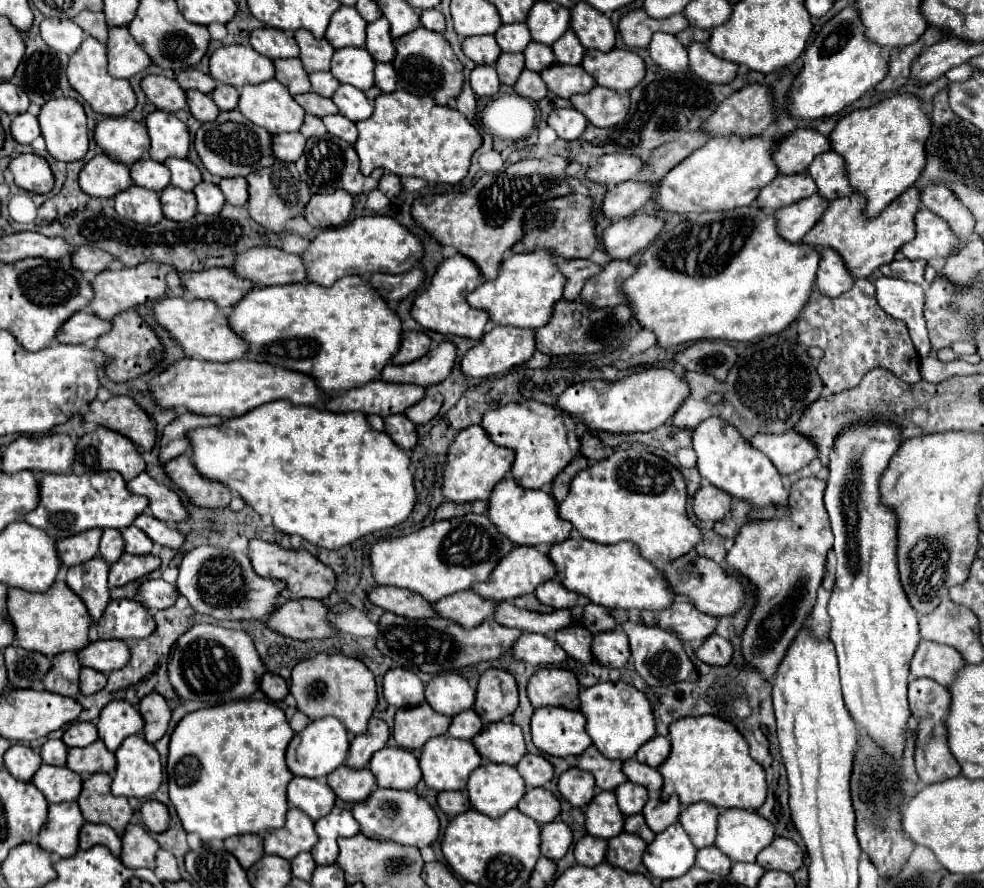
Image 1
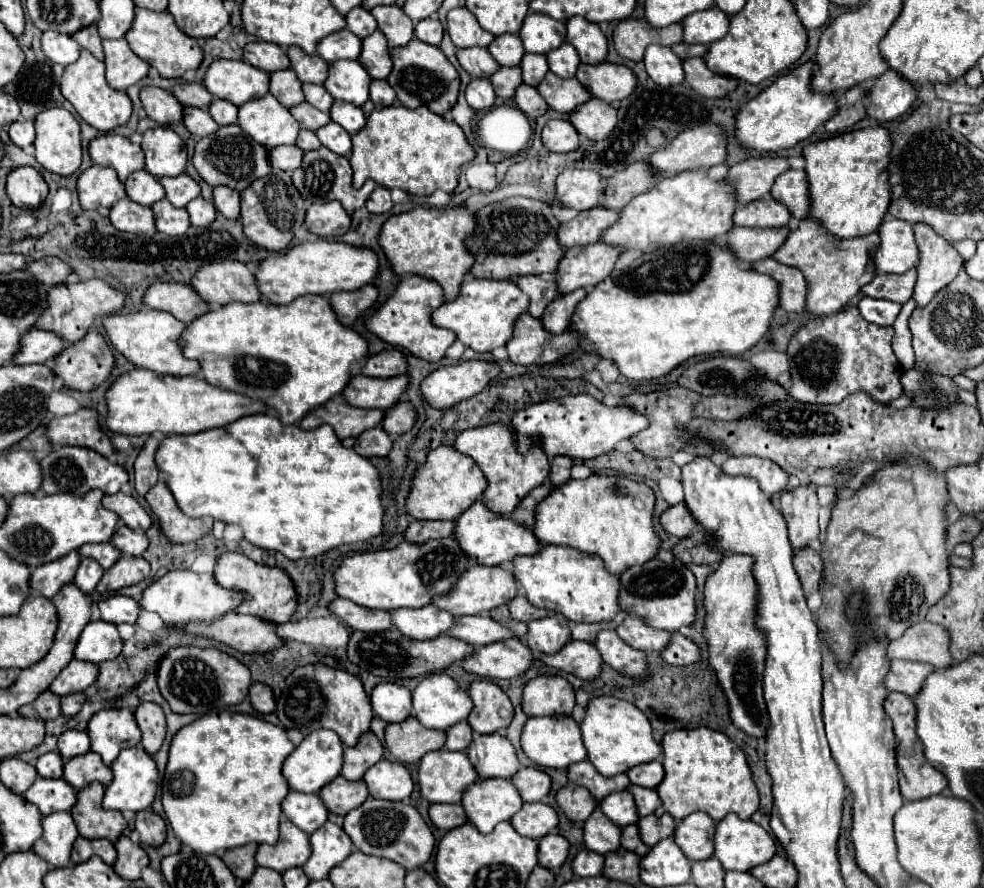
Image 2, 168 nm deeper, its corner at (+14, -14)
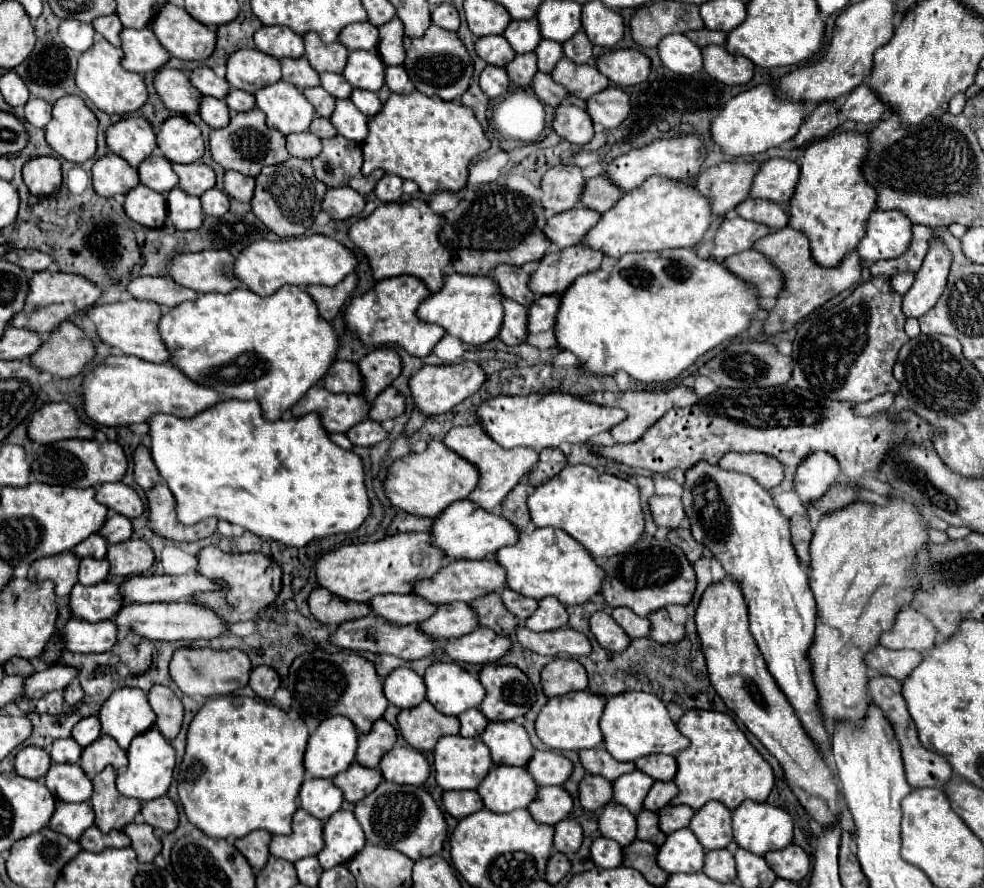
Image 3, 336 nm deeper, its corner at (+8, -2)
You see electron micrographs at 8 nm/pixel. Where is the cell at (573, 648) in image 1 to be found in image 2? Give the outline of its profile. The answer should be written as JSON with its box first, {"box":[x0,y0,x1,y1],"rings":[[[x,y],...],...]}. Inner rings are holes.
{"box":[526,613,570,655],"rings":[[[554,613],[550,617],[530,621],[526,633],[526,645],[534,655],[538,653],[556,653],[570,639],[570,627],[562,613]]]}

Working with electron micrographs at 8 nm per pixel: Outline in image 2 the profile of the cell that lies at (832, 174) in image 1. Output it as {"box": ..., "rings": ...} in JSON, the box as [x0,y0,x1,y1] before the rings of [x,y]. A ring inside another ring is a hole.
{"box":[770,171,810,219],"rings":[[[784,171],[774,181],[774,187],[770,189],[770,195],[774,201],[784,203],[792,217],[804,219],[810,209],[808,199],[808,185],[806,185],[806,173],[804,171]]]}

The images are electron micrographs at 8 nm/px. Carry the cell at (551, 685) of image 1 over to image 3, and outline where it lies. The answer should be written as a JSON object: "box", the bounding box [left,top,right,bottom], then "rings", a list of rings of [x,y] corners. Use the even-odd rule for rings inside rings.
{"box":[540,659,588,699],"rings":[[[554,659],[544,665],[540,673],[542,691],[548,699],[562,697],[572,691],[584,691],[588,687],[586,669],[576,659]]]}

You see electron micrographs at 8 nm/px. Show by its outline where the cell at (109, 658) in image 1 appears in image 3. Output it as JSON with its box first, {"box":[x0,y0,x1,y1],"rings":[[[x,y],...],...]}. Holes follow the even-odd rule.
{"box":[22,663,80,699],"rings":[[[62,663],[52,665],[48,669],[44,669],[44,671],[36,671],[30,677],[30,681],[26,683],[26,691],[24,691],[22,697],[36,697],[38,699],[40,695],[46,695],[50,691],[64,689],[76,679],[78,673],[80,673],[78,667],[62,665]]]}

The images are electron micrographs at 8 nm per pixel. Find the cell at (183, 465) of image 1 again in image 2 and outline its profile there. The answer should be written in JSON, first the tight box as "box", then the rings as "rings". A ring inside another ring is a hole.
{"box":[146,481,214,543],"rings":[[[162,481],[146,493],[146,501],[160,521],[160,531],[172,543],[192,543],[212,531],[214,521],[208,517],[190,519],[178,509],[174,497],[170,495],[170,489]]]}

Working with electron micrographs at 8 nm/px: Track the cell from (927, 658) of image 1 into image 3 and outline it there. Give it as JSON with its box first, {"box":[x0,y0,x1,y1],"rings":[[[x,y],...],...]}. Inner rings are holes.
{"box":[866,645,922,681],"rings":[[[876,645],[876,649],[866,655],[866,665],[870,669],[878,671],[880,675],[890,675],[900,681],[904,681],[920,661],[922,661],[922,653],[892,651],[882,645]]]}

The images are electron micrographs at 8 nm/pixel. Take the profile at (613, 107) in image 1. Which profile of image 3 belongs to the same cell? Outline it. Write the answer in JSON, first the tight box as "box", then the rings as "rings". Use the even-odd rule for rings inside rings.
{"box":[588,87,630,129],"rings":[[[608,87],[596,95],[592,95],[588,101],[588,115],[596,125],[602,125],[604,129],[618,127],[630,111],[630,99],[628,95],[618,87]]]}

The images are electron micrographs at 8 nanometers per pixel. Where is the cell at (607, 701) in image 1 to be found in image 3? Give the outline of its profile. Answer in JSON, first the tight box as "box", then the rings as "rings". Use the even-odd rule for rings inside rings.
{"box":[600,691,688,761],"rings":[[[626,691],[608,697],[600,717],[600,729],[604,733],[604,749],[618,761],[636,761],[650,753],[676,755],[688,747],[688,739],[676,729],[664,703],[656,695],[644,691]]]}

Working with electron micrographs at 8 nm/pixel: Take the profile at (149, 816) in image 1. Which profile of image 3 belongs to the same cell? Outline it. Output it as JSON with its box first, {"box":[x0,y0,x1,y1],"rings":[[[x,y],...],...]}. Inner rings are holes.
{"box":[142,795,178,831],"rings":[[[166,795],[164,797],[158,797],[158,799],[152,799],[152,801],[146,801],[142,805],[142,817],[148,825],[152,825],[154,829],[160,829],[160,831],[174,831],[178,827],[178,809],[174,805],[172,799],[168,799]]]}

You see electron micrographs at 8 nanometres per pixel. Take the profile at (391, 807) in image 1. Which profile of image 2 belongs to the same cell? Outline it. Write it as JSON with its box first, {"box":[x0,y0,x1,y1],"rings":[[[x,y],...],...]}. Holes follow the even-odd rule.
{"box":[344,797,434,871],"rings":[[[368,797],[358,809],[350,811],[344,817],[344,831],[348,833],[358,851],[374,857],[386,857],[402,865],[406,871],[422,867],[434,851],[434,835],[430,827],[412,805],[402,801],[384,801]]]}

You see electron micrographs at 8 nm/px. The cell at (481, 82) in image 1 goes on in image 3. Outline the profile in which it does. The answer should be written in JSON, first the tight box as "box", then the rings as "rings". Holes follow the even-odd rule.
{"box":[480,65,510,97],"rings":[[[486,65],[484,71],[480,73],[480,89],[488,97],[502,97],[510,87],[510,79],[506,69],[496,67],[496,65]]]}

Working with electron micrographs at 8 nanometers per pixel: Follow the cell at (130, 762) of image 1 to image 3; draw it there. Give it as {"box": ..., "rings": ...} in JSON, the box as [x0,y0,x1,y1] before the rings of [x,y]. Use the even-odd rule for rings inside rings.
{"box":[116,727,174,801],"rings":[[[156,727],[148,729],[142,735],[136,735],[128,747],[128,767],[124,773],[118,773],[116,787],[124,797],[134,797],[140,801],[150,801],[160,795],[164,795],[172,781],[172,769],[174,769],[174,749],[168,739],[156,731]]]}

